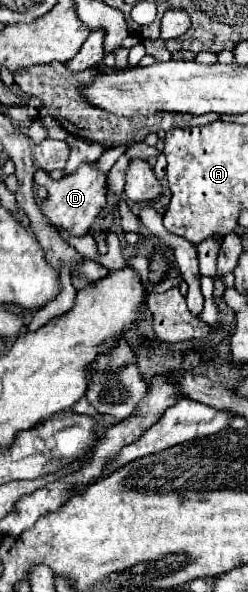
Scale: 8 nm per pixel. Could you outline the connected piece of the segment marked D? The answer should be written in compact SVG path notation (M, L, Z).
M93 163L79 167L75 173L53 181L43 169L35 171L35 183L43 185L49 191L49 197L41 203L41 213L49 219L49 223L57 231L65 231L71 237L83 237L89 233L91 223L101 213L105 201L107 201L107 175L101 171L95 171Z

